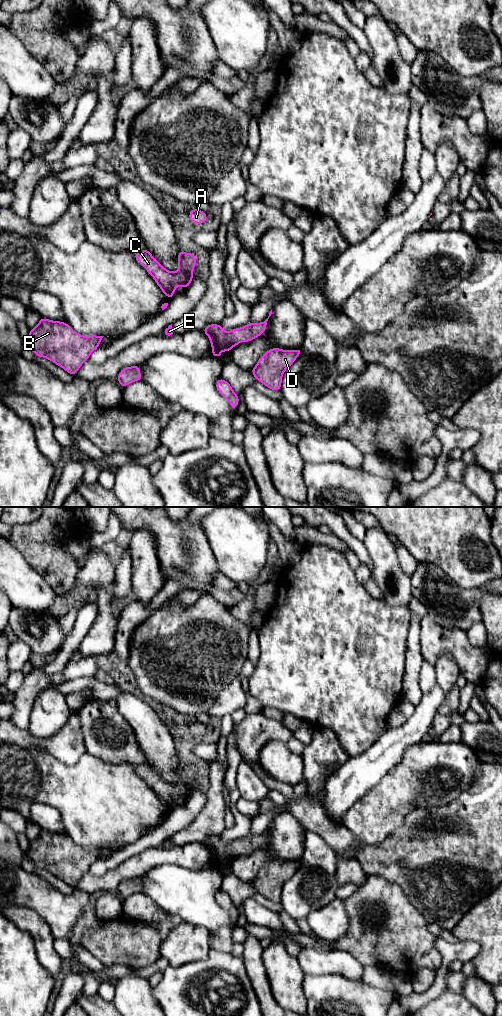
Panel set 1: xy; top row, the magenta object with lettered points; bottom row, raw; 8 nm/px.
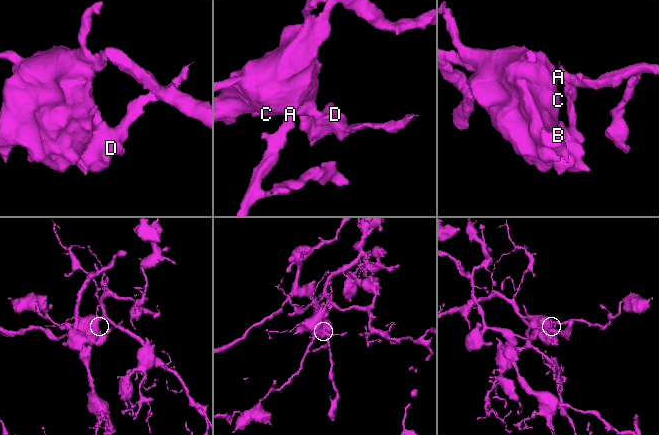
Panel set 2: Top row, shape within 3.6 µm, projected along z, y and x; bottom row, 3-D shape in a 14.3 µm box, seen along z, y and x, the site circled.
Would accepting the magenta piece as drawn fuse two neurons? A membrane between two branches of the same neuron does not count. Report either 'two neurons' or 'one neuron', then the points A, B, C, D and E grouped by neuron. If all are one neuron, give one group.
one neuron | A B C D E

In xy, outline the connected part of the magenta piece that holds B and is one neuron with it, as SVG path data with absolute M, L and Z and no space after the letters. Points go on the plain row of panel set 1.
M41 830L26 853L37 869L49 871L74 888L103 849L82 848L65 834Z

